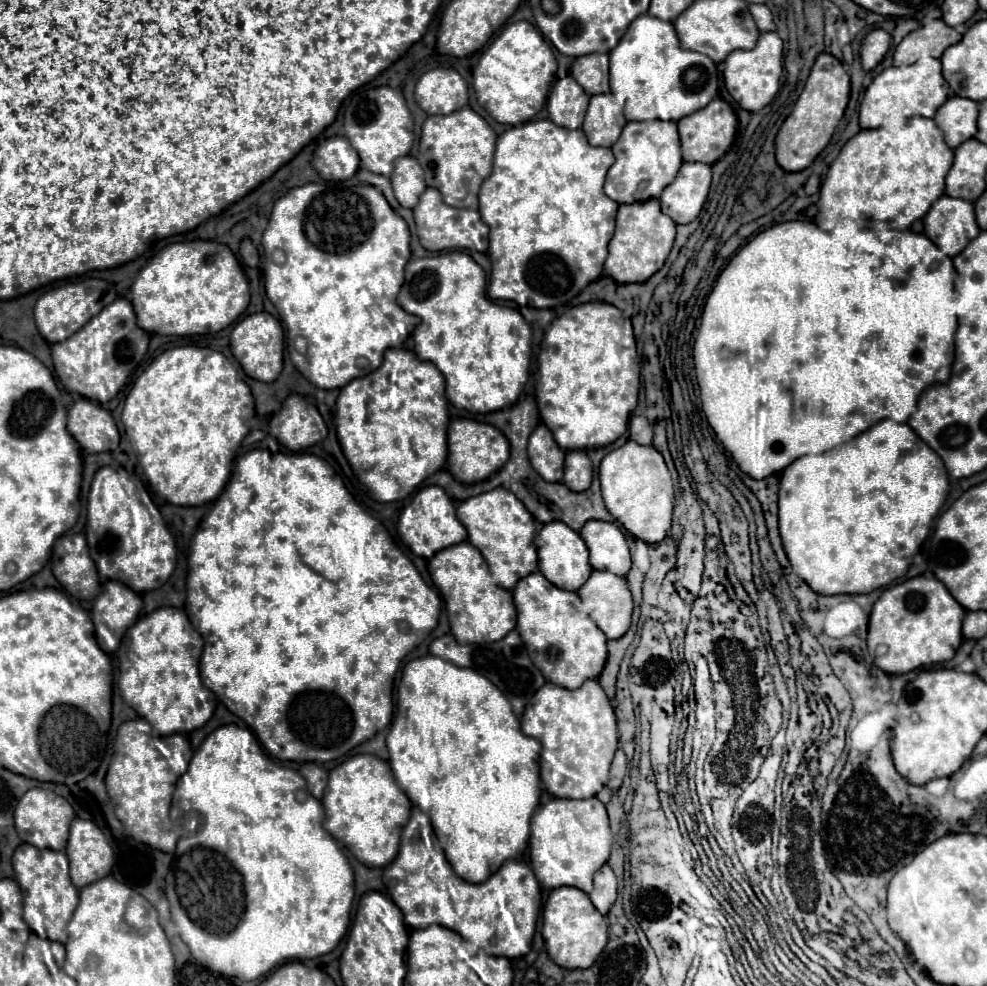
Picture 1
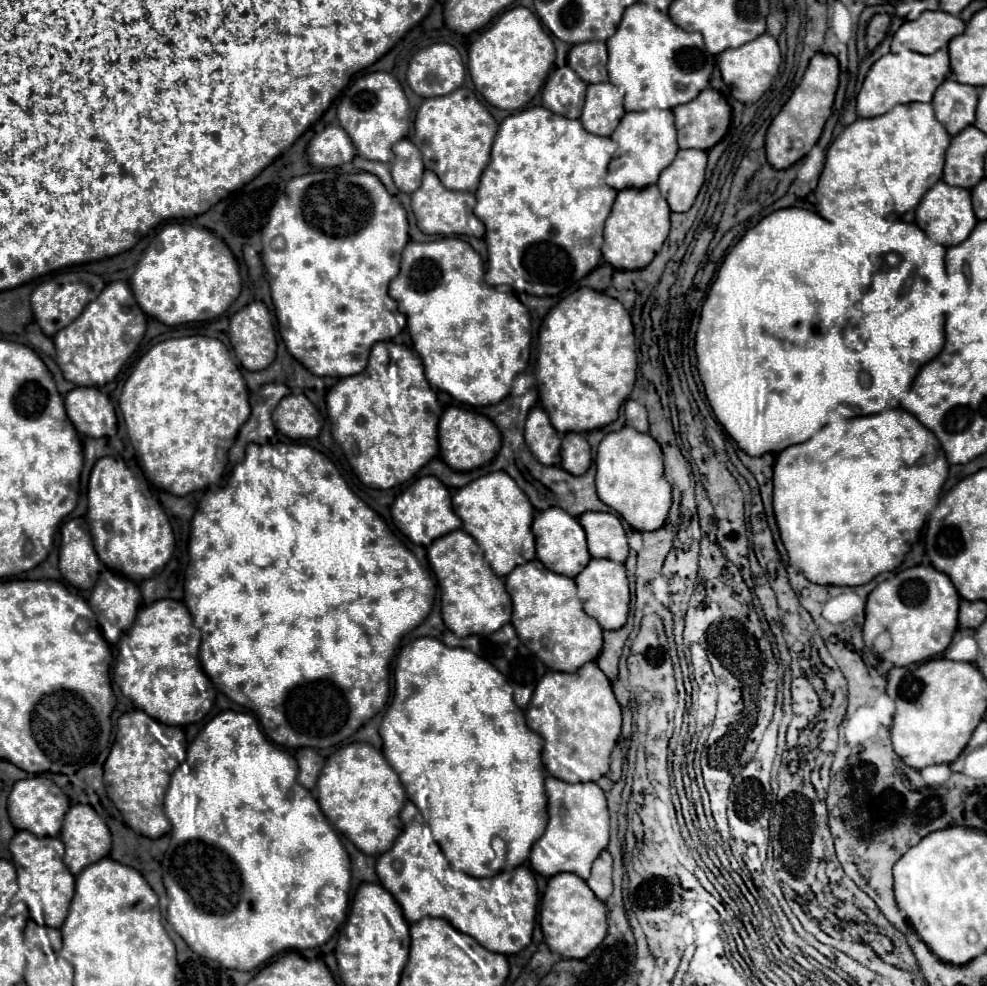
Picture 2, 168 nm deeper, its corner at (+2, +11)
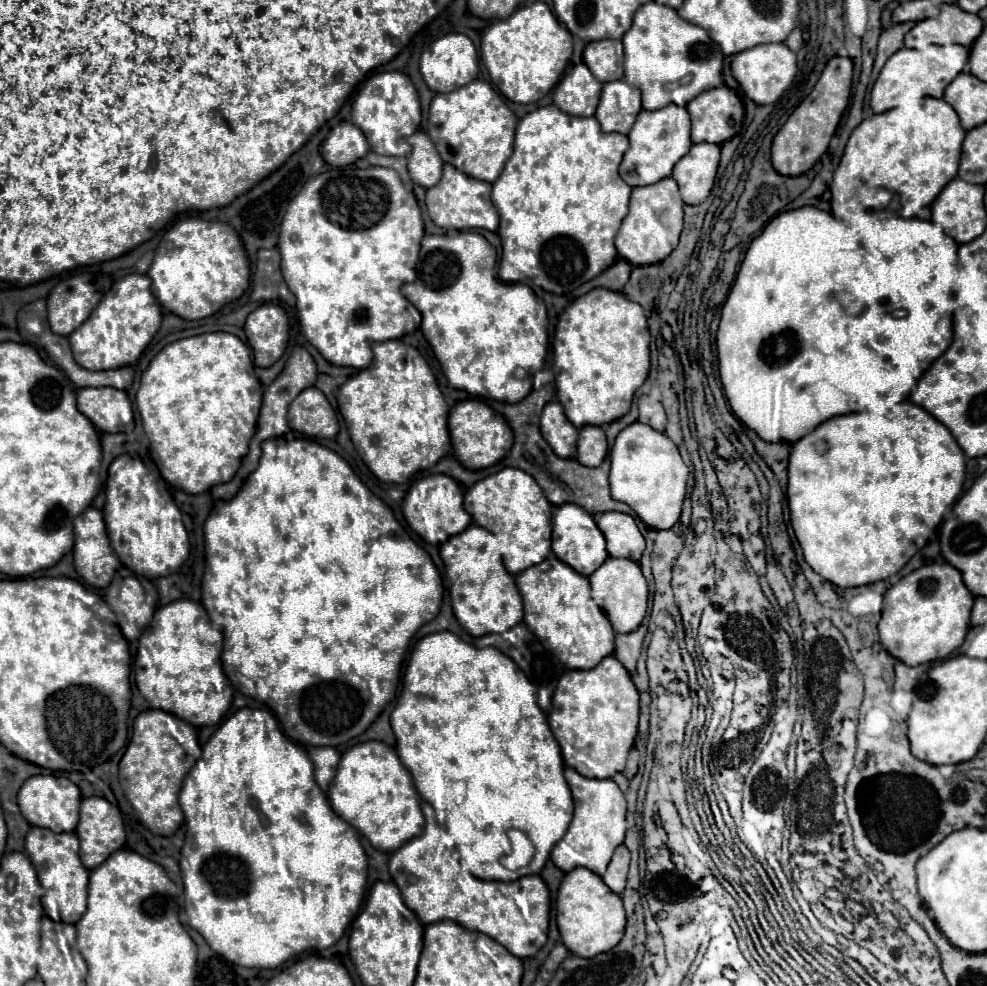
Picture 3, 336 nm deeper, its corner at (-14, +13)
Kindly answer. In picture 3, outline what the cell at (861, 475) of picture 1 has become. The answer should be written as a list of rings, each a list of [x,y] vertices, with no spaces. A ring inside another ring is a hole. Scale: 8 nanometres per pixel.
[[[910,401],[900,403],[894,411],[886,413],[886,415],[872,415],[872,413],[848,413],[848,415],[838,415],[838,417],[830,417],[824,423],[820,423],[814,431],[810,431],[808,435],[804,435],[802,439],[798,439],[792,445],[790,451],[790,465],[788,465],[788,505],[790,505],[790,523],[792,529],[796,533],[796,539],[804,551],[804,559],[806,563],[826,581],[838,585],[838,587],[858,587],[858,585],[870,585],[876,583],[884,577],[890,577],[894,573],[898,573],[916,551],[920,551],[924,547],[930,537],[939,528],[943,521],[944,513],[948,509],[952,509],[954,501],[959,498],[962,493],[962,483],[964,483],[964,453],[958,447],[956,439],[952,437],[952,433],[940,423],[936,421],[936,417],[932,417],[926,409],[922,409],[920,405],[914,405]]]

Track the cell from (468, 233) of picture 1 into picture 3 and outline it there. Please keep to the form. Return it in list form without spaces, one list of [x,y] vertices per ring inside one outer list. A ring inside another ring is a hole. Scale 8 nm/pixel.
[[[444,165],[444,175],[438,185],[426,189],[426,207],[430,219],[442,227],[442,229],[498,229],[498,213],[496,207],[490,201],[492,183],[474,179],[462,171],[458,171],[454,165]]]

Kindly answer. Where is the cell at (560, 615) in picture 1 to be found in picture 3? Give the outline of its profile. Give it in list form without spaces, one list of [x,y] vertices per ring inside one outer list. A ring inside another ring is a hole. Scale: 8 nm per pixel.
[[[550,555],[538,565],[524,569],[516,577],[524,601],[524,623],[540,639],[544,649],[560,659],[568,669],[592,669],[606,655],[614,653],[614,629],[604,611],[590,597],[588,577]]]

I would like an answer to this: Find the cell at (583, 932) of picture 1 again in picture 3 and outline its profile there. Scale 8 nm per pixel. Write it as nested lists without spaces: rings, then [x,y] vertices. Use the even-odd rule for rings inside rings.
[[[576,867],[560,883],[556,897],[556,923],[562,935],[562,943],[568,951],[578,957],[594,957],[598,953],[606,953],[616,947],[624,935],[624,907],[620,895],[612,893],[608,885],[600,879],[600,875],[590,869]]]

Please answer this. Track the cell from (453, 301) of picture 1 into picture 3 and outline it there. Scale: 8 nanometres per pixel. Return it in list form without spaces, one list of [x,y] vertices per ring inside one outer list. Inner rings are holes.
[[[456,231],[452,235],[424,235],[420,243],[418,277],[401,288],[422,315],[422,333],[428,339],[448,383],[454,389],[468,391],[482,399],[518,403],[532,391],[530,375],[516,379],[514,371],[522,367],[526,373],[536,373],[544,367],[548,350],[548,318],[542,299],[528,285],[500,283],[496,275],[496,249],[484,235],[474,231]]]

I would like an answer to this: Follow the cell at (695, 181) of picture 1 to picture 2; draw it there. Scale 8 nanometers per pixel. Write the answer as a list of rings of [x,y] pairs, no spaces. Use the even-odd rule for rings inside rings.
[[[678,151],[674,163],[660,173],[658,189],[676,213],[688,211],[704,185],[706,153],[704,151]]]

